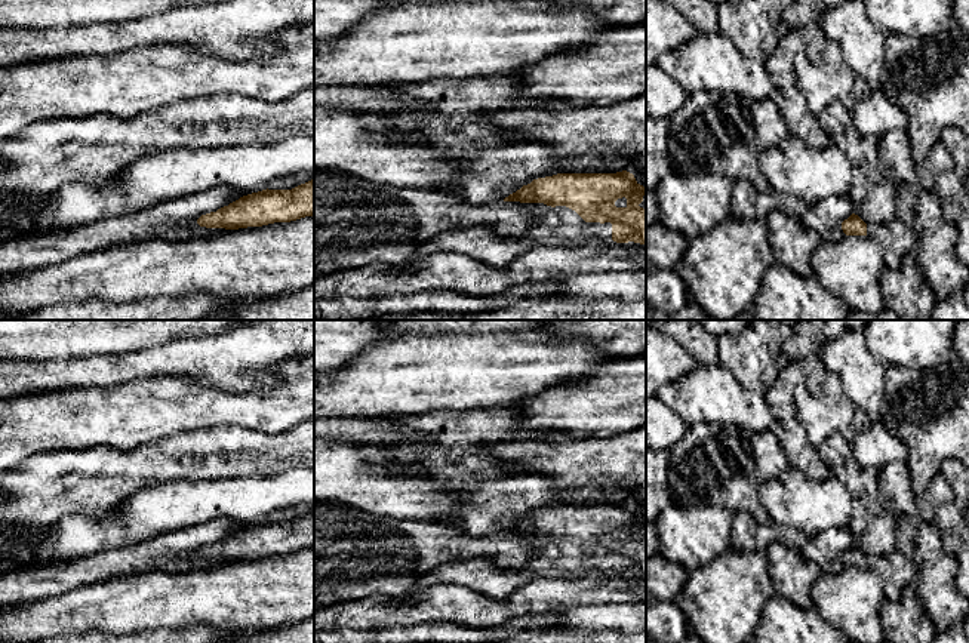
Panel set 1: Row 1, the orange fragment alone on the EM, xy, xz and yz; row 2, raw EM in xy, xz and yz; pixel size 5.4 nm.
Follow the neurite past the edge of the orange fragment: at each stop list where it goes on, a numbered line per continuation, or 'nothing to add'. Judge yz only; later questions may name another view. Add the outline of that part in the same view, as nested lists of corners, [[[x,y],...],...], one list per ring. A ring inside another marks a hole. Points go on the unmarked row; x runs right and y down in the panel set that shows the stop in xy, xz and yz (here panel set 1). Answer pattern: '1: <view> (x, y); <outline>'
1: yz (898, 569); [[[908,516],[896,517],[896,548],[889,556],[867,556],[867,567],[880,575],[886,599],[899,600],[902,590],[917,573],[914,560],[919,522]]]

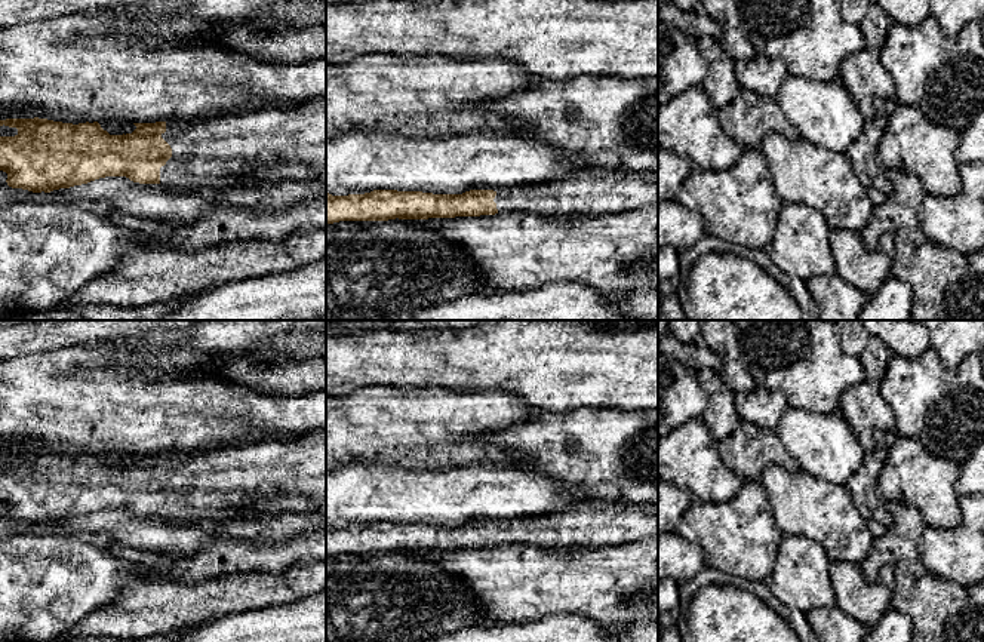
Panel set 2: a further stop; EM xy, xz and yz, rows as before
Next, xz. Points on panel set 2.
1: xz (586, 527); [[[581,504],[501,520],[493,531],[498,544],[531,544],[544,550],[599,549],[658,535],[658,504],[628,509]]]

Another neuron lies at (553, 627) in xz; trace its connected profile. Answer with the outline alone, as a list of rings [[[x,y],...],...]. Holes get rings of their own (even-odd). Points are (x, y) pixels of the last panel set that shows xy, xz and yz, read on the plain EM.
[[[547,615],[536,621],[501,623],[465,627],[418,642],[621,642],[619,638],[593,618],[581,615]]]

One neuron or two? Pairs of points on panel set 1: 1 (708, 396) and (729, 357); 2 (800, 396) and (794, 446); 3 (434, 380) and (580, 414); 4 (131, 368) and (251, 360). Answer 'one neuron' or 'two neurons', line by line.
1: two neurons
2: two neurons
3: two neurons
4: one neuron

